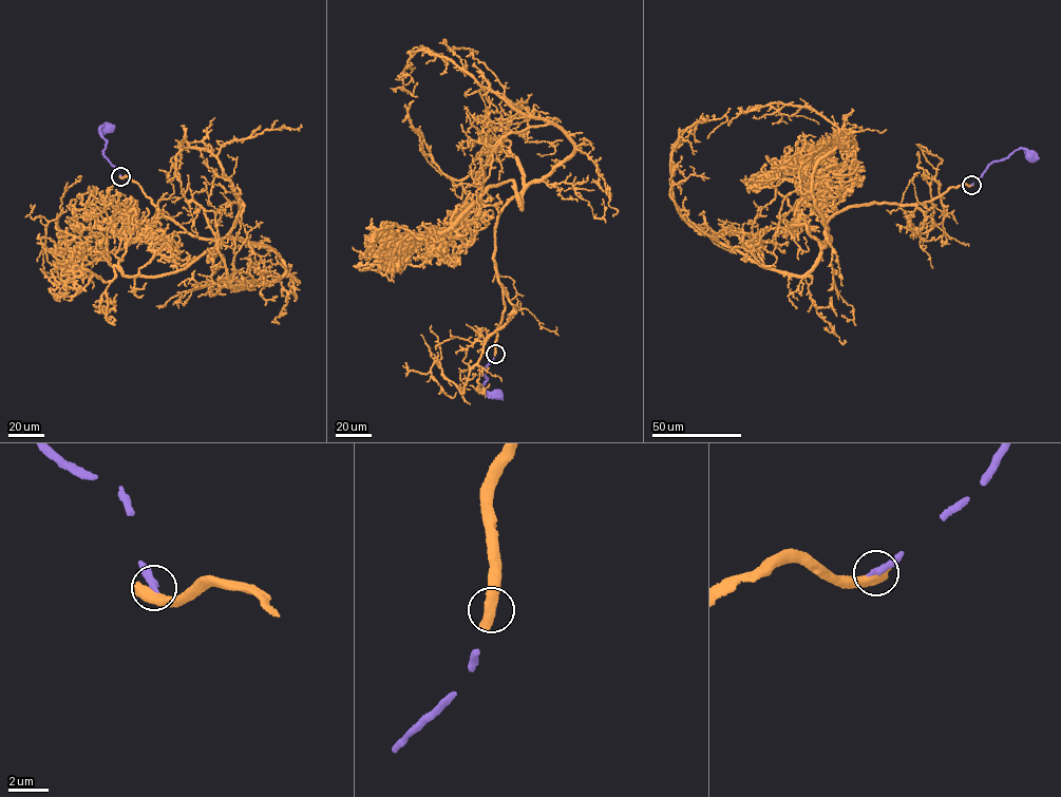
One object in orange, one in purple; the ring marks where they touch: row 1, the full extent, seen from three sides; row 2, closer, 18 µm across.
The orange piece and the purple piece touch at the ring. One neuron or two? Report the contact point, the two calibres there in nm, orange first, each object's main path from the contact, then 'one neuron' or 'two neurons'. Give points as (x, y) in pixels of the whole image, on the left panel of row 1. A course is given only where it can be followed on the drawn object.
at (120, 176); 700 nm thick on the orange side, 360 nm on the other; orange runs (120, 176), (189, 233), (265, 245), (285, 274), (232, 286), (202, 207), (184, 196), (188, 183), (194, 211); purple runs (120, 176), (117, 168), (102, 153), (106, 141), (100, 129), (105, 126), (109, 129); two neurons

